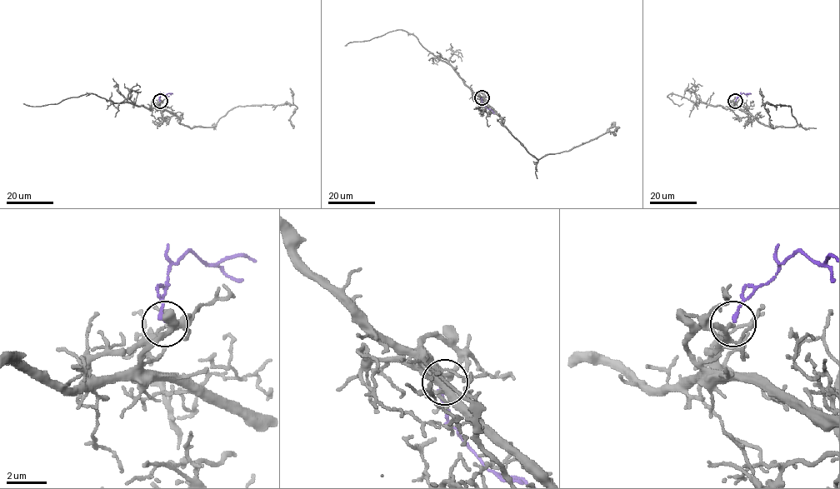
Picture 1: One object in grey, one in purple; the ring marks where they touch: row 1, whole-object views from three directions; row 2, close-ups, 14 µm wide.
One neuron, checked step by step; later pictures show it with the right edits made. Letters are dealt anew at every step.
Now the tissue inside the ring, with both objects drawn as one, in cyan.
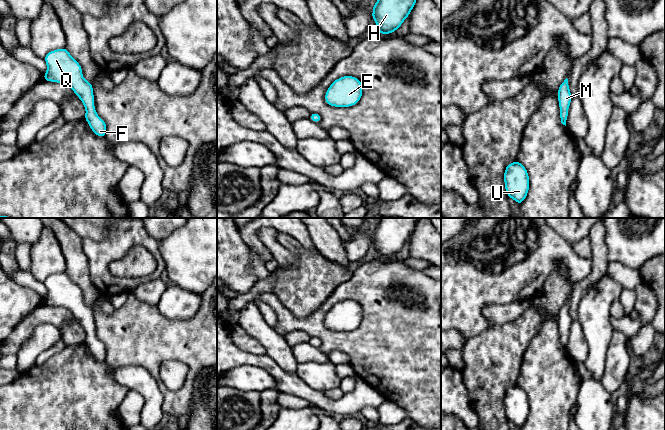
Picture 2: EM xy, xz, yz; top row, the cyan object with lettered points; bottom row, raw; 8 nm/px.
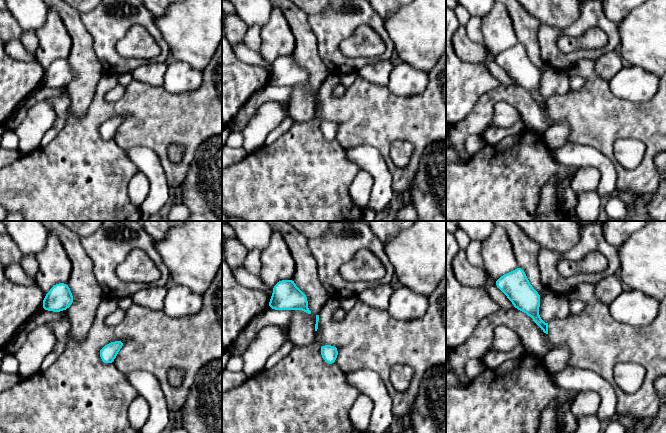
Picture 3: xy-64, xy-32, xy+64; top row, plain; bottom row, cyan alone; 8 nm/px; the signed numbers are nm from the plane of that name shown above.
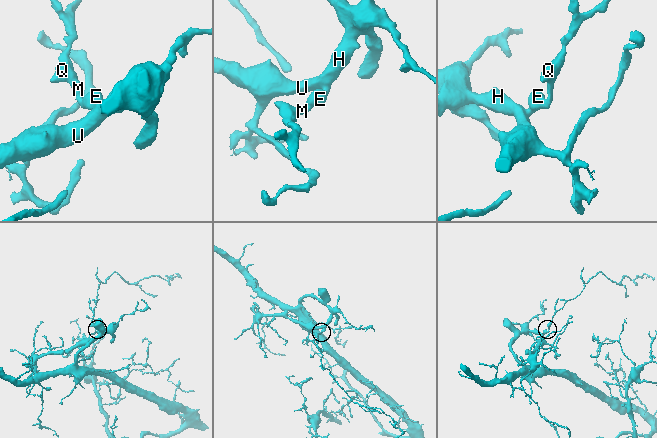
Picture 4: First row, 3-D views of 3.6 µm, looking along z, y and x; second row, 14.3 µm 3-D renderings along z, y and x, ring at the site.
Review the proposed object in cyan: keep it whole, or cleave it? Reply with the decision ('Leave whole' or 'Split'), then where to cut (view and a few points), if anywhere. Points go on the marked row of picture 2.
Leave whole. No split

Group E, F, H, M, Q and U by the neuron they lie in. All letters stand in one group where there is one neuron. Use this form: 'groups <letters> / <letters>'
groups E F H M Q U

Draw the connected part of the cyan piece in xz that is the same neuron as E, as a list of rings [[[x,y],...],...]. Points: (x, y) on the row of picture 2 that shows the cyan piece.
[[[354,76],[336,79],[325,93],[325,102],[334,107],[351,107],[362,97],[362,83]]]

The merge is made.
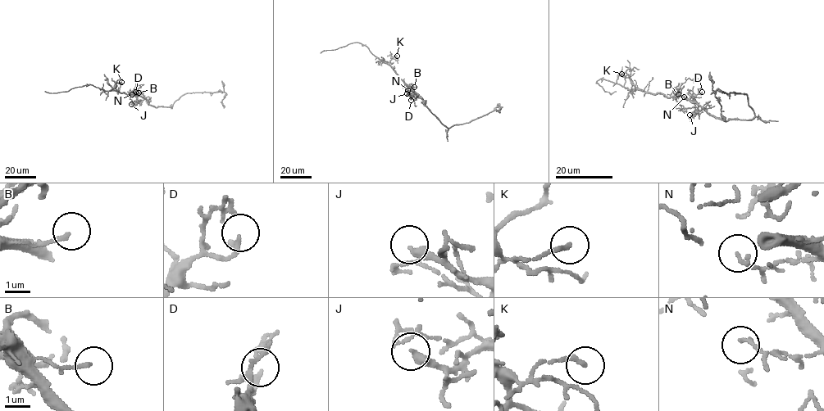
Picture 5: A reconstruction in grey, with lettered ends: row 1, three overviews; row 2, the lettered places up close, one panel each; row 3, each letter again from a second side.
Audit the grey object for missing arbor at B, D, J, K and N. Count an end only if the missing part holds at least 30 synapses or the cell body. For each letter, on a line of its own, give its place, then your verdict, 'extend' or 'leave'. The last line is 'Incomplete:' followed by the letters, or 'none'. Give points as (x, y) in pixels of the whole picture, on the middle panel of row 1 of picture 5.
B: at (414, 87); extend
D: at (411, 100); leave
J: at (407, 93); extend
K: at (397, 56); leave
N: at (407, 90); leave
Incomplete: B, J

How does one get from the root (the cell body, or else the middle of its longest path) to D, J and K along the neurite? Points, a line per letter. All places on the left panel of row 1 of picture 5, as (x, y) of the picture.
D: (144, 98), (138, 101), (135, 92)
J: (144, 98), (131, 104)
K: (144, 98), (136, 94), (116, 91), (115, 83), (121, 82)

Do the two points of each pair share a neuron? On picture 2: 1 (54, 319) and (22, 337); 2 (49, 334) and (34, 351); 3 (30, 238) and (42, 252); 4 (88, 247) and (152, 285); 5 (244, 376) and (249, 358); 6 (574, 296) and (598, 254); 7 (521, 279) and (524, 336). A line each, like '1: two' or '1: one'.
1: one
2: one
3: two
4: two
5: two
6: one
7: two

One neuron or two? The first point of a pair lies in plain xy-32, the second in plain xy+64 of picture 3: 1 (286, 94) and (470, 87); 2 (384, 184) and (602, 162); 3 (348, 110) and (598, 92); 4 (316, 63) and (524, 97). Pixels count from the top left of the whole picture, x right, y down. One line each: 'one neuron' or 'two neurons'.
1: two neurons
2: one neuron
3: one neuron
4: two neurons

